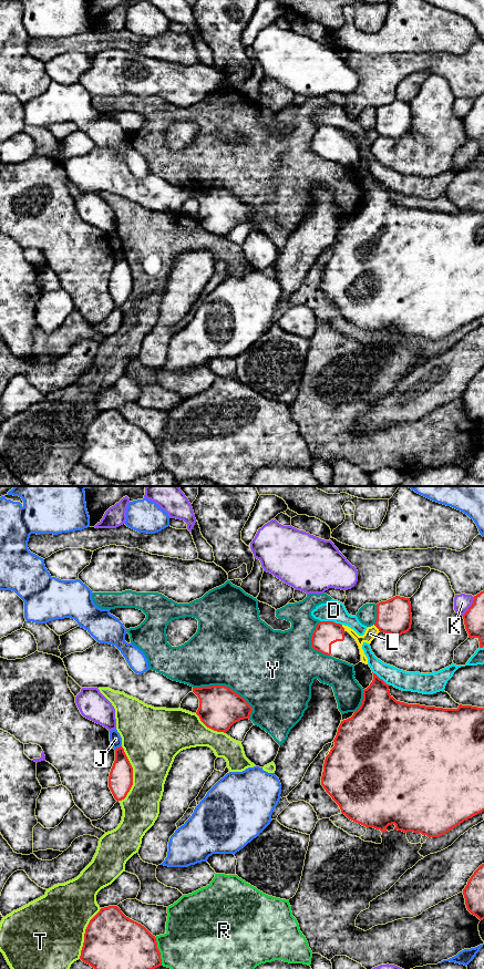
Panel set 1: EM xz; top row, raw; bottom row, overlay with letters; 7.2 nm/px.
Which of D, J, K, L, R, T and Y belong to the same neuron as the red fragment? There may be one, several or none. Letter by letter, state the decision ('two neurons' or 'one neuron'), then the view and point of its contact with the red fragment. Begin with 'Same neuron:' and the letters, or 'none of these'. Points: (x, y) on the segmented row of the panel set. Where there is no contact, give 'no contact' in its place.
Same neuron: none of these
D: two neurons | xz (331, 621)
J: two neurons | xz (117, 748)
K: two neurons | xz (471, 606)
L: two neurons | xz (377, 627)
R: two neurons | xz (158, 951)
T: two neurons | xz (132, 774)
Y: two neurons | xz (224, 686)

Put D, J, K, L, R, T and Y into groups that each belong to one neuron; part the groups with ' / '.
D / J / K / L / R / T / Y

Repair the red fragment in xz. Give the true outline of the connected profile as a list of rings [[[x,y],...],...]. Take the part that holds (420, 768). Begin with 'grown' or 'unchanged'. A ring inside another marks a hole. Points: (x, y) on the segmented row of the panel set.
unchanged; [[[373,673],[372,682],[363,690],[360,708],[351,718],[341,721],[333,742],[334,746],[325,760],[321,785],[339,805],[341,813],[358,824],[380,829],[382,833],[388,832],[387,827],[394,824],[394,829],[421,833],[433,838],[449,833],[484,811],[484,708],[460,704],[457,709],[443,709],[400,702],[390,694],[389,684]]]

